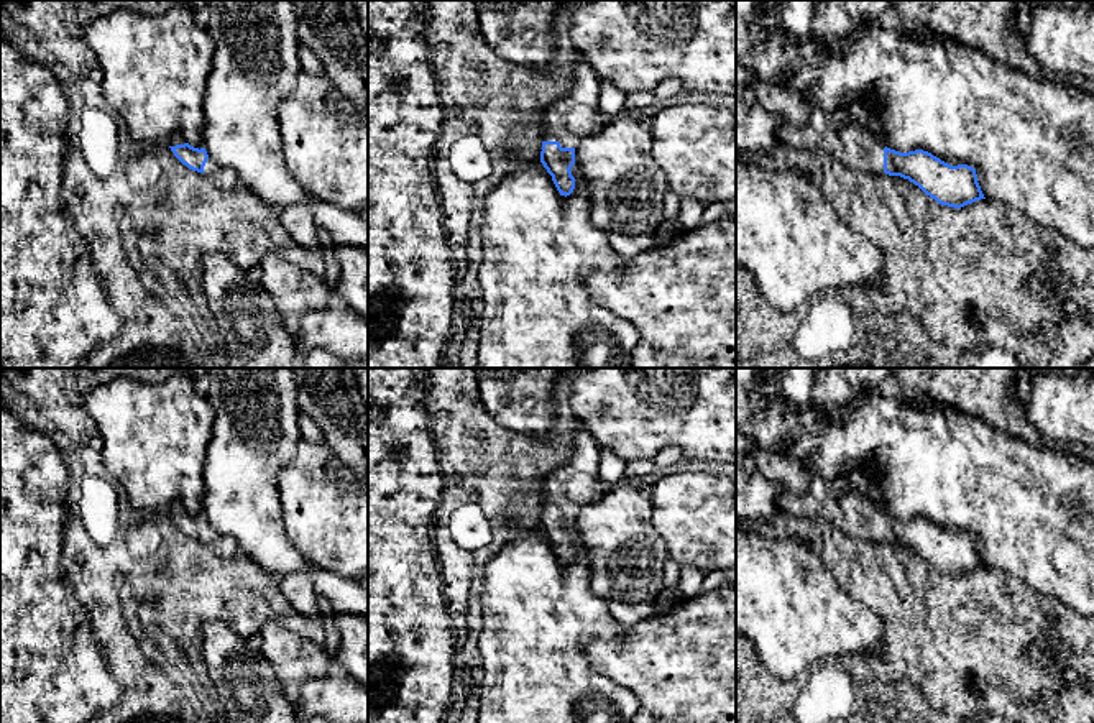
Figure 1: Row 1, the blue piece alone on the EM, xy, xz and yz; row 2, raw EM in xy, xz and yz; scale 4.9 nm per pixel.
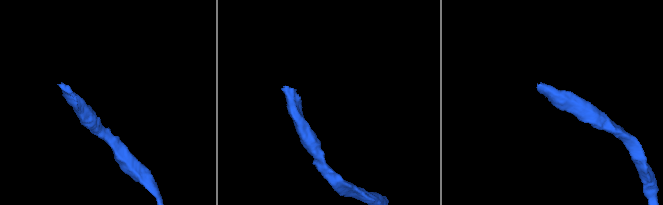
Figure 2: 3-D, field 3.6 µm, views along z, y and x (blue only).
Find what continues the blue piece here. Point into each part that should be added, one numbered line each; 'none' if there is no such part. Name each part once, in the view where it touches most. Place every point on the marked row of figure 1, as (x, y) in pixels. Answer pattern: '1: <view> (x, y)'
1: xz (567, 120)

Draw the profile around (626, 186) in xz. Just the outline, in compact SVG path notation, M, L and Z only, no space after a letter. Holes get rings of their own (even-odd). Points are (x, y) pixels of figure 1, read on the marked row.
M611 118L595 135L585 136L575 148L575 164L590 187L591 220L608 233L655 233L664 222L664 199L669 191L665 173L654 161L652 133L639 118Z

